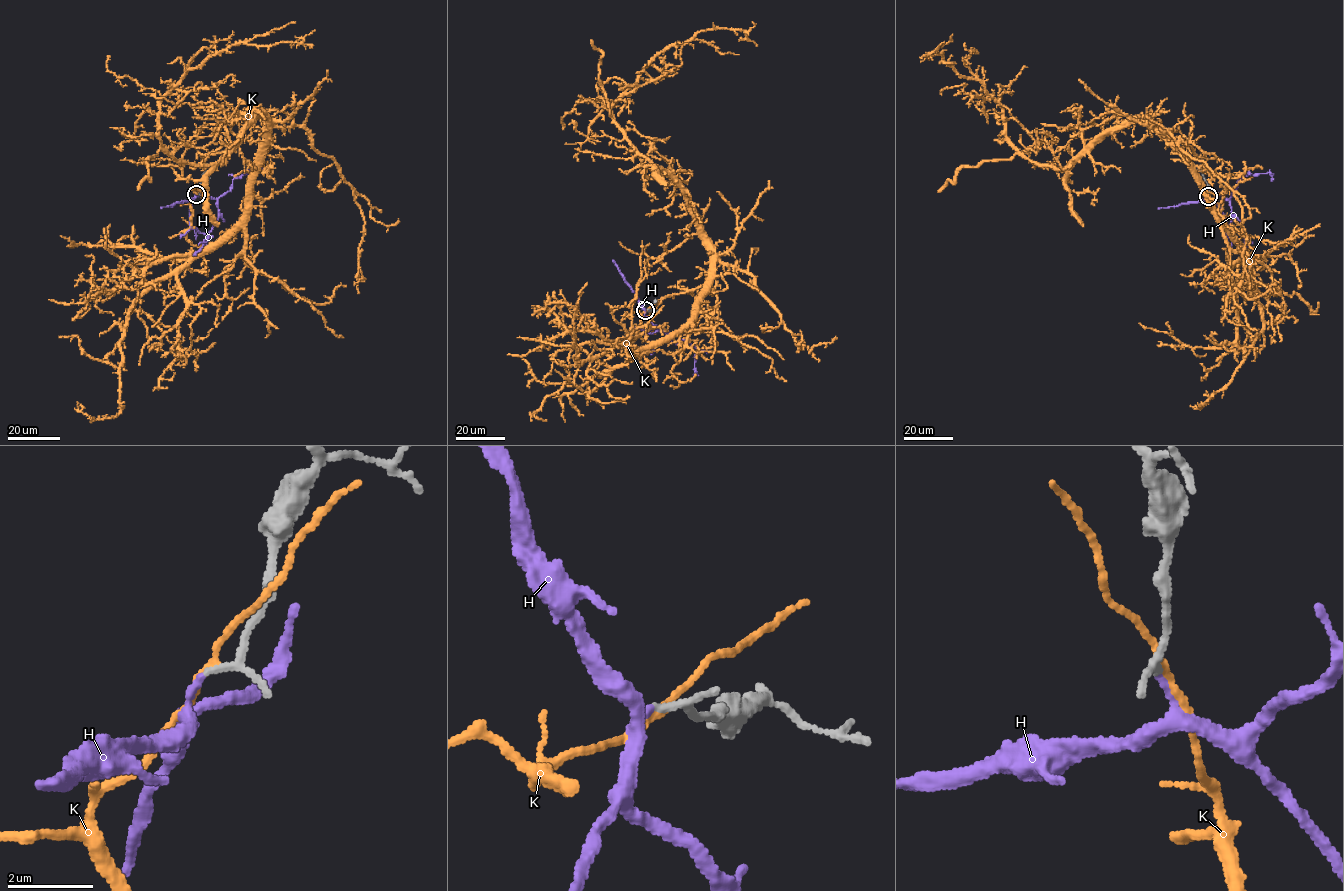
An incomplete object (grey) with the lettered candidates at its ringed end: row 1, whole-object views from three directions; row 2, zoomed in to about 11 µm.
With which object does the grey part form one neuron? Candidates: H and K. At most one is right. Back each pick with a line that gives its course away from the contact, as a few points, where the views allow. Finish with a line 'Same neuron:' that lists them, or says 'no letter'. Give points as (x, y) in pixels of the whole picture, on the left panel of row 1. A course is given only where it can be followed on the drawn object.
H: course (196, 194), (194, 197), (204, 194), (218, 198), (229, 190), (234, 178), (250, 172), (248, 169), (249, 178)
Same neuron: H

